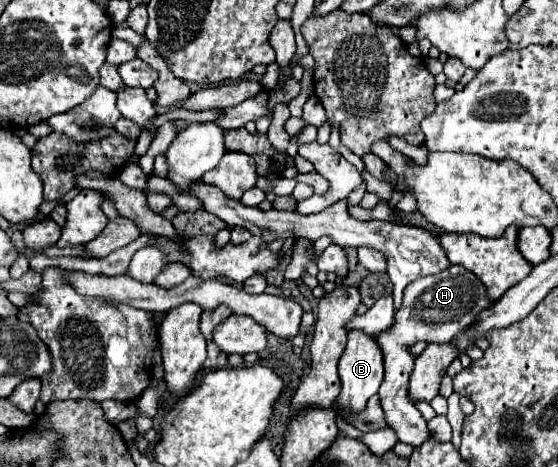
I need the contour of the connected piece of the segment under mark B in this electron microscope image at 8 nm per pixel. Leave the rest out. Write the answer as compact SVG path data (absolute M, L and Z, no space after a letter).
M352 329L348 333L348 345L346 345L346 351L342 353L340 363L338 363L338 375L340 375L340 381L342 381L342 389L340 389L340 395L336 397L332 409L336 411L338 419L348 423L350 415L364 411L368 399L372 395L376 395L376 391L378 391L380 383L382 383L382 377L384 377L382 351L378 349L376 341L368 333L356 331L356 329Z

